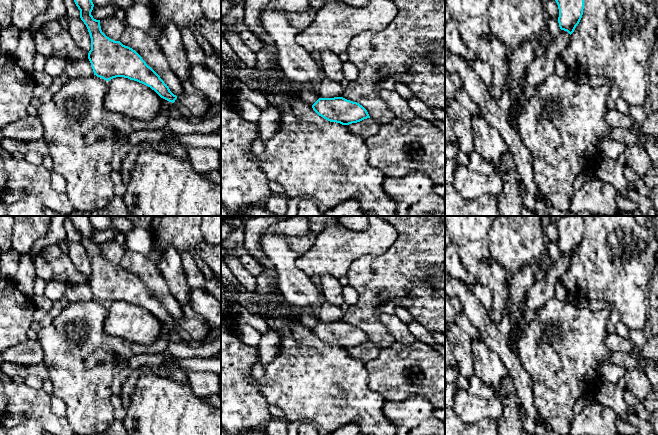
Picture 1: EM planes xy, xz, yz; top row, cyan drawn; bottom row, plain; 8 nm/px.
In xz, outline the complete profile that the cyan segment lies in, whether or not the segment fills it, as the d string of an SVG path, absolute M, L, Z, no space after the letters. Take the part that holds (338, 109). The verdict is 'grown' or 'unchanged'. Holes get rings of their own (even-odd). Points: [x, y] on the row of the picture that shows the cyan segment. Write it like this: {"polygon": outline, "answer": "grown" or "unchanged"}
{"polygon": "M343 97L319 98L312 105L312 108L324 119L342 125L349 125L370 118L362 105Z", "answer": "unchanged"}

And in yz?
{"polygon": "M555 0L558 9L558 23L561 30L567 31L570 35L579 24L584 9L584 0Z", "answer": "unchanged"}

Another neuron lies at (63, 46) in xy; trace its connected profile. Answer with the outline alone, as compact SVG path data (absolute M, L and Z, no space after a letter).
M59 19L44 23L41 30L52 44L53 55L67 61L88 58L88 53L75 43L68 29L60 24Z

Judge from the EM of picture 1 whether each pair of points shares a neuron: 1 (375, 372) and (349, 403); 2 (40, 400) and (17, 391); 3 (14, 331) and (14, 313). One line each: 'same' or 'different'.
1: different
2: same
3: same

